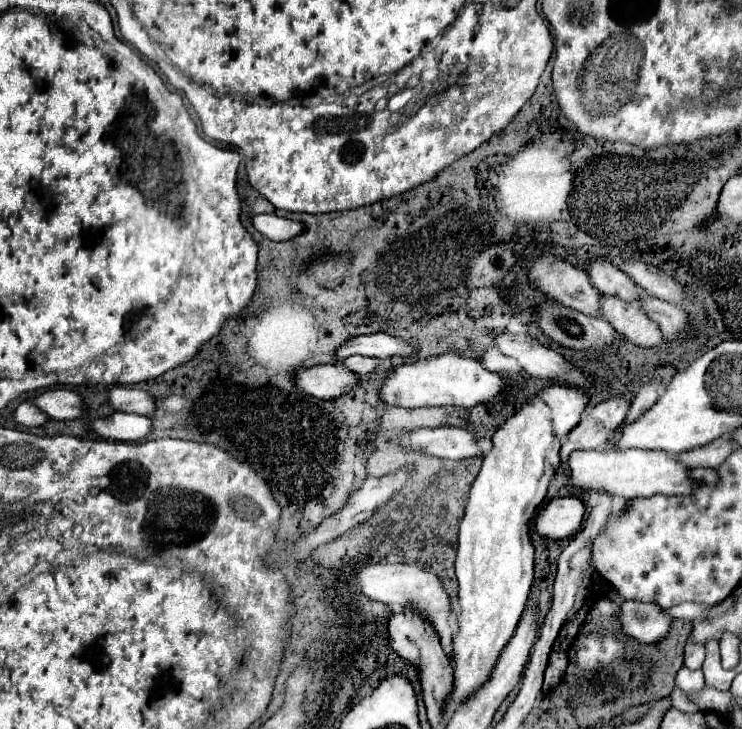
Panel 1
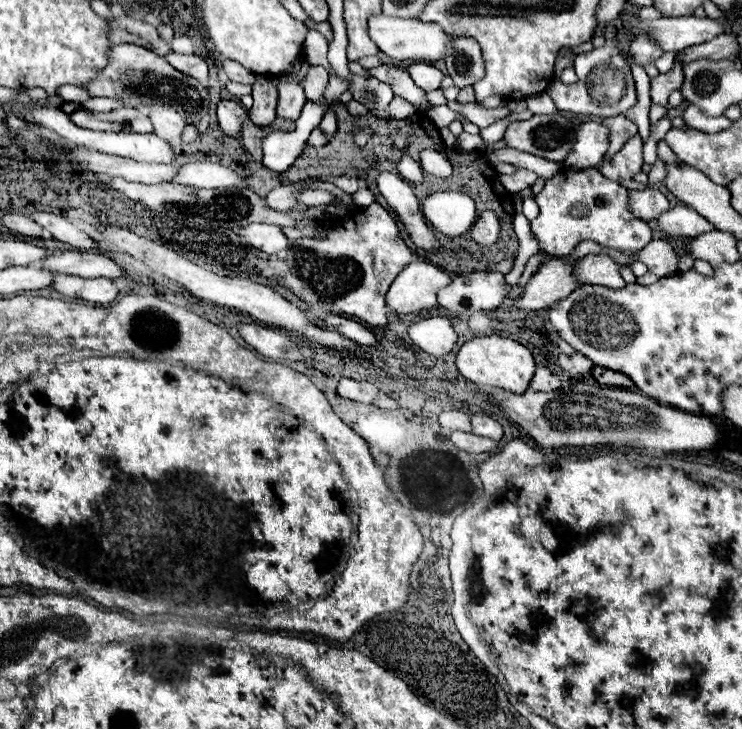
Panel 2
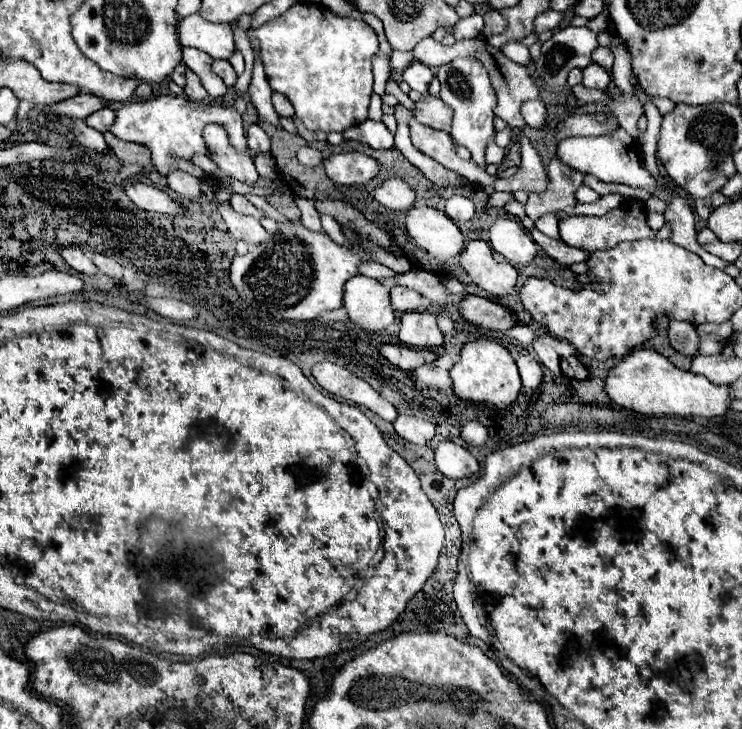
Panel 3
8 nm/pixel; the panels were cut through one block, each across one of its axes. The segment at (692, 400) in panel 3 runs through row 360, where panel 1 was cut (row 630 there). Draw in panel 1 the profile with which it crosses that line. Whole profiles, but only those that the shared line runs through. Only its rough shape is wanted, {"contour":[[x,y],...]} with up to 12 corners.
{"contour":[[624,600],[618,622],[638,644],[668,636],[672,616],[656,602]]}

